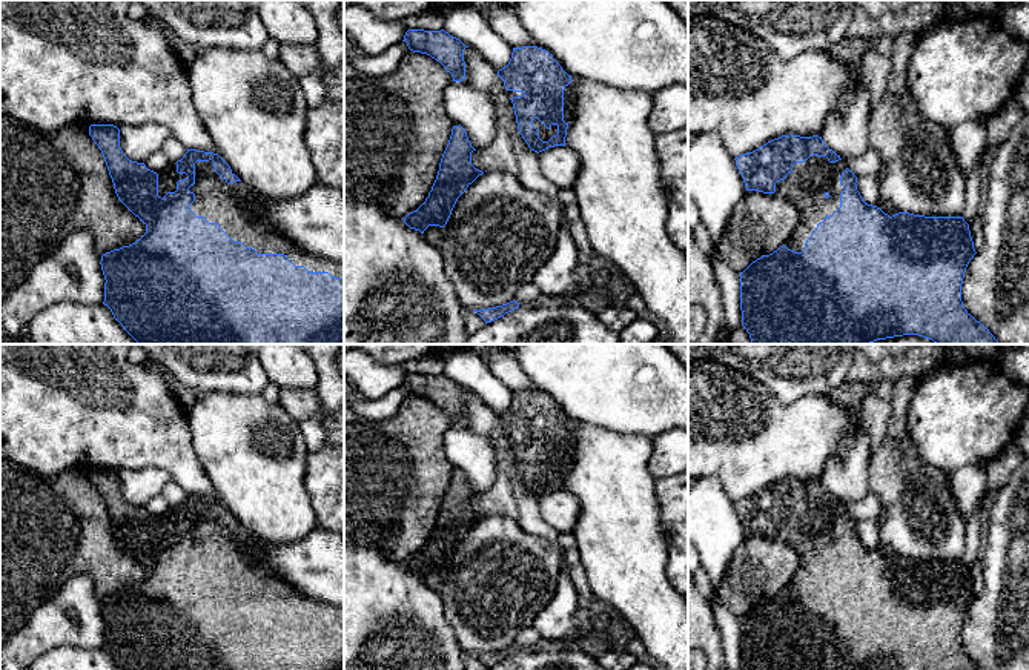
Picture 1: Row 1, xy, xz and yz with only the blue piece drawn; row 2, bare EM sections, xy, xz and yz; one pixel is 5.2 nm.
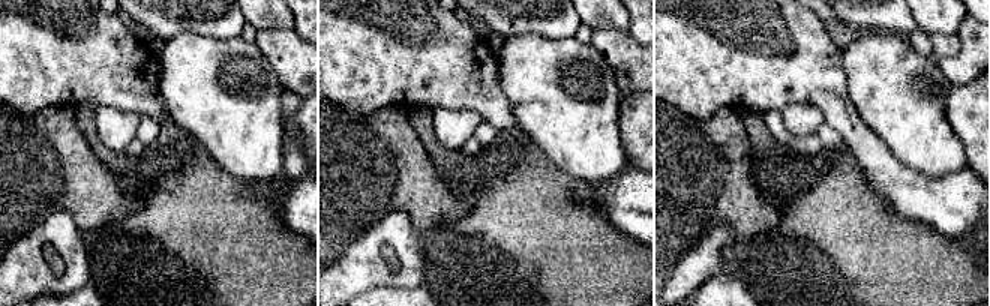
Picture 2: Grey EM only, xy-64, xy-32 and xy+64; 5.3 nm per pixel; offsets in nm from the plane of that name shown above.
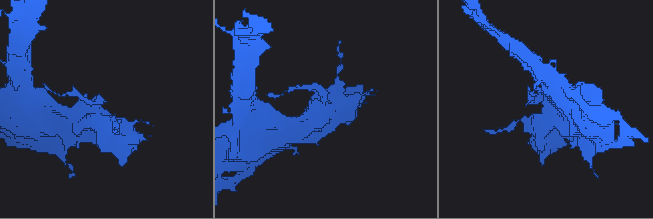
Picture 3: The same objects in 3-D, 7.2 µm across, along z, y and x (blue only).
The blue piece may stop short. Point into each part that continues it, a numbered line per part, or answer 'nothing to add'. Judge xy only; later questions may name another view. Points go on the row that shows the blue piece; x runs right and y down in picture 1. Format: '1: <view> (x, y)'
1: xy (235, 206)

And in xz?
1: xz (545, 134)

